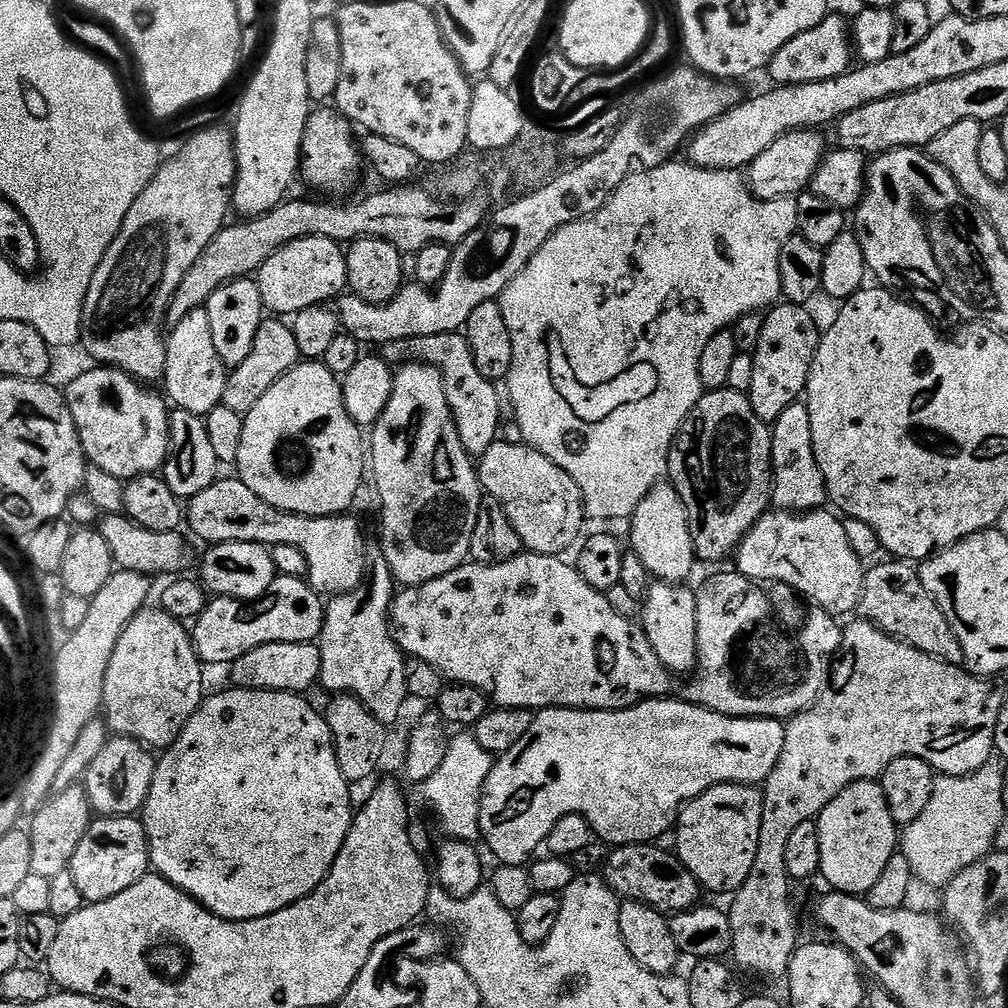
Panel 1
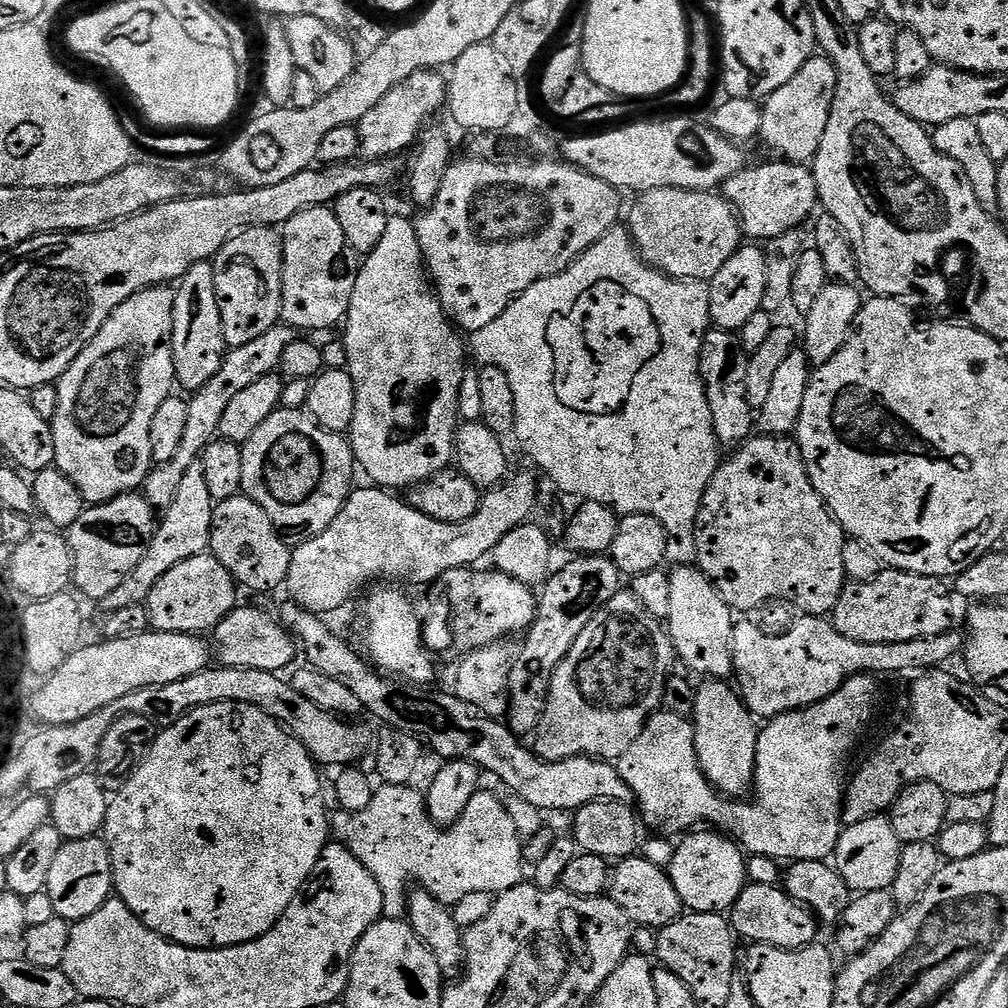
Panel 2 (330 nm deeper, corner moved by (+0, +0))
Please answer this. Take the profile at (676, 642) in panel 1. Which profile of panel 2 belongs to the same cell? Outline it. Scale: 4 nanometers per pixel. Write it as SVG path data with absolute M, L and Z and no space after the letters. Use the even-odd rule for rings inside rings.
M720 678L705 679L696 689L690 723L696 730L696 757L704 777L717 792L740 798L753 787L756 778L760 728L757 717L744 705L739 691L729 684Z

